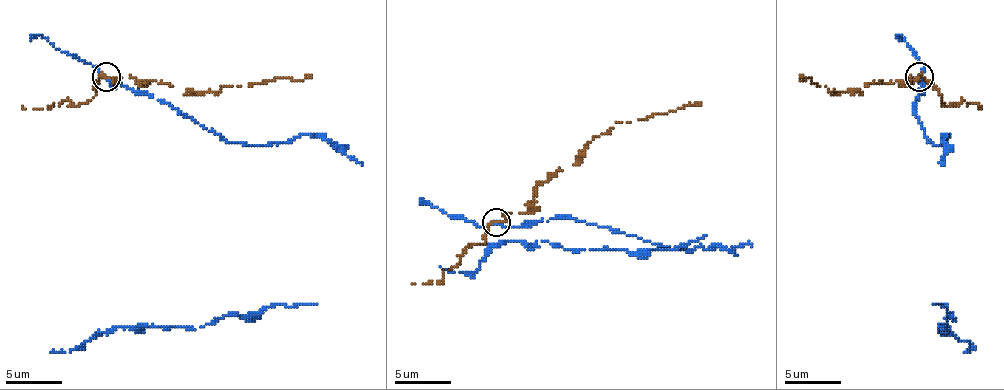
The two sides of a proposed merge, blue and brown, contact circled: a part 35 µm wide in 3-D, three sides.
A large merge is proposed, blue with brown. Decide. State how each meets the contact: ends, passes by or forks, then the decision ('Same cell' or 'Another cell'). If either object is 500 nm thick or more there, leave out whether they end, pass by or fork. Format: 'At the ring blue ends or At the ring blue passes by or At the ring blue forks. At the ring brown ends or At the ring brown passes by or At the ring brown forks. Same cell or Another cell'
At the ring blue passes by. At the ring brown passes by. Another cell

